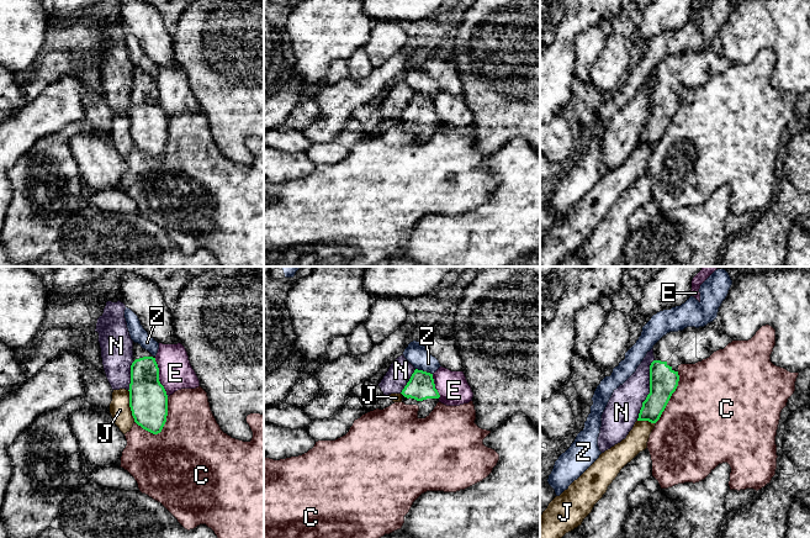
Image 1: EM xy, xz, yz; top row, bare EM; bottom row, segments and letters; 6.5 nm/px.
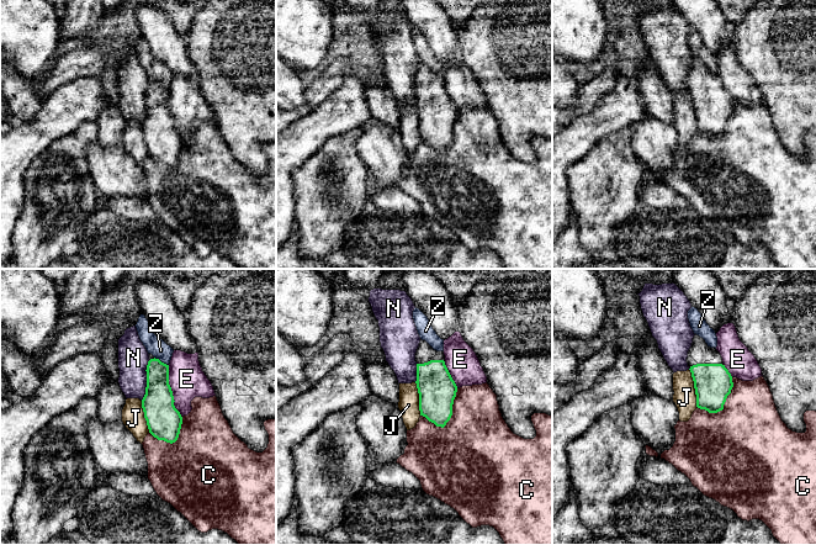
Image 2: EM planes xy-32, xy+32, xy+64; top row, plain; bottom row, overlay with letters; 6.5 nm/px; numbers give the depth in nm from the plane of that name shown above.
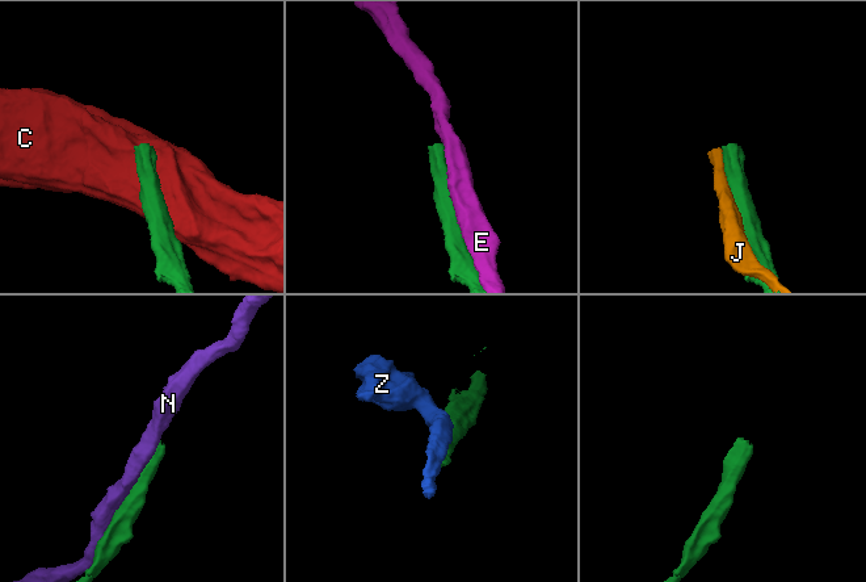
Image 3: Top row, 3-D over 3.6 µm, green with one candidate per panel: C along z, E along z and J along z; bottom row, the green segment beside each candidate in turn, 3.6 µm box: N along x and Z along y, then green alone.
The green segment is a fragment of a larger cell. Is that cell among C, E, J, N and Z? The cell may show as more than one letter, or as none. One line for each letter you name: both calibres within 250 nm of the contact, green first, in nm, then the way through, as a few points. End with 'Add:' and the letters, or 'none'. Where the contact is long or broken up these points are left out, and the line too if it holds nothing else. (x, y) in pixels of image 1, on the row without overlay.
Add: none

